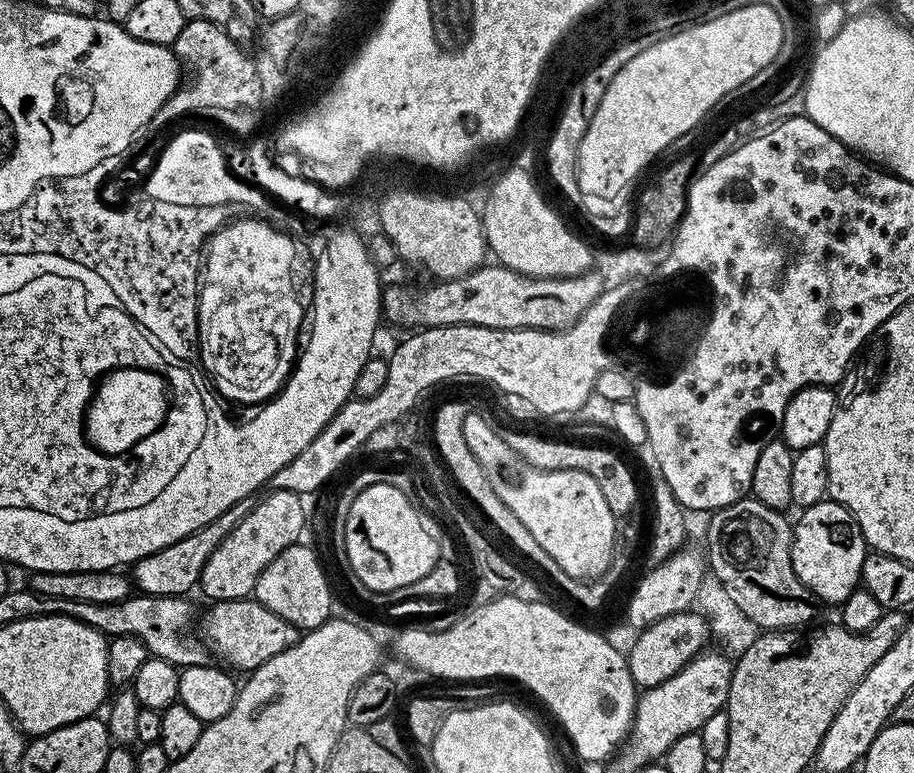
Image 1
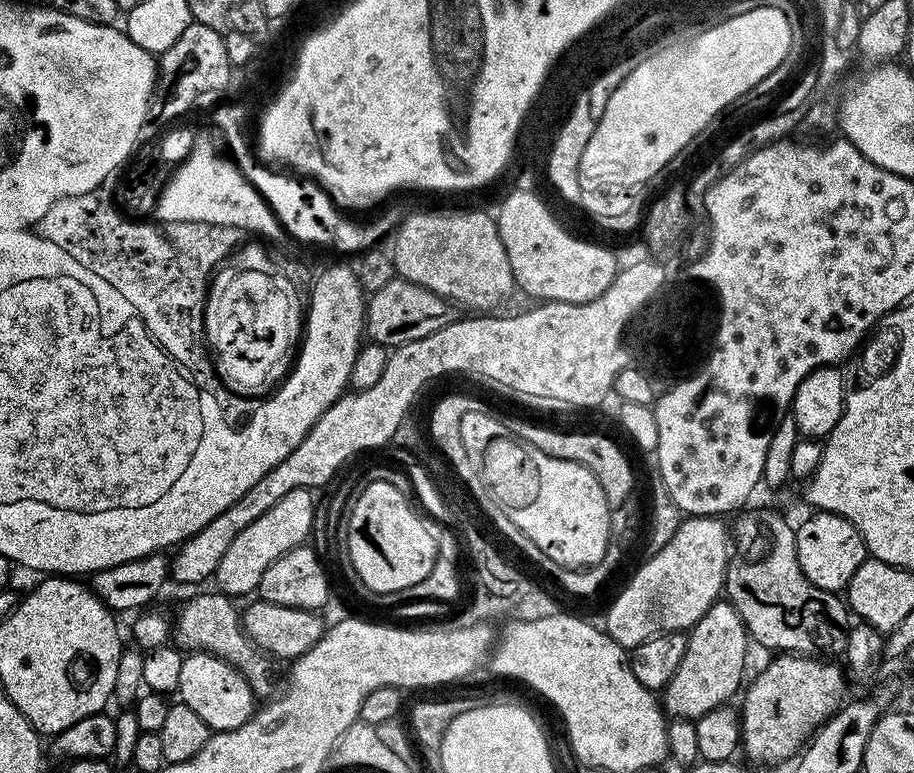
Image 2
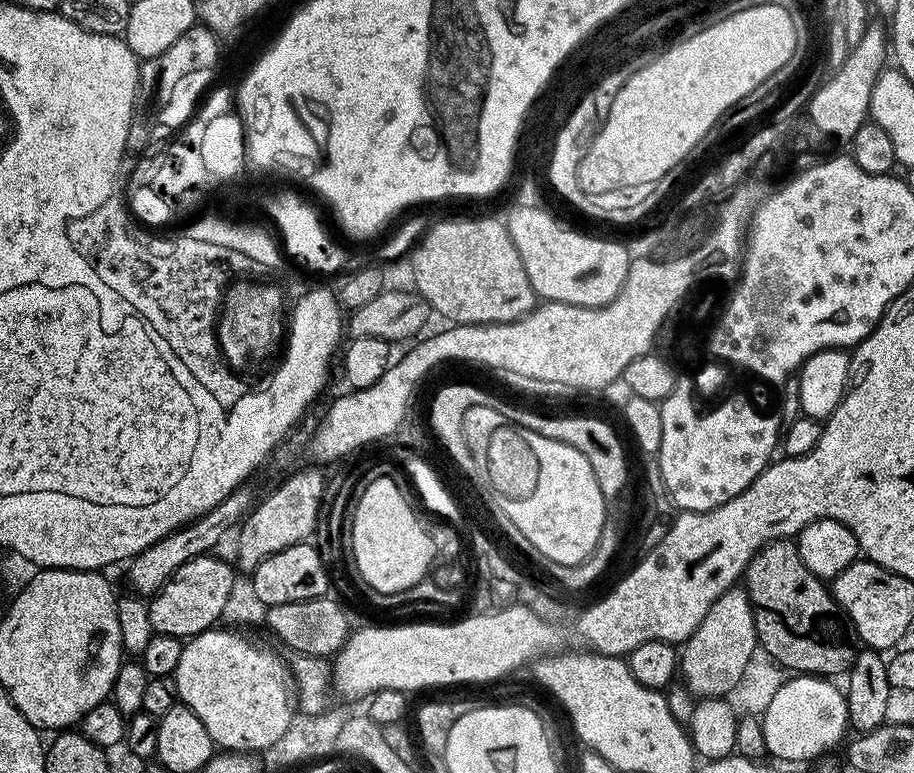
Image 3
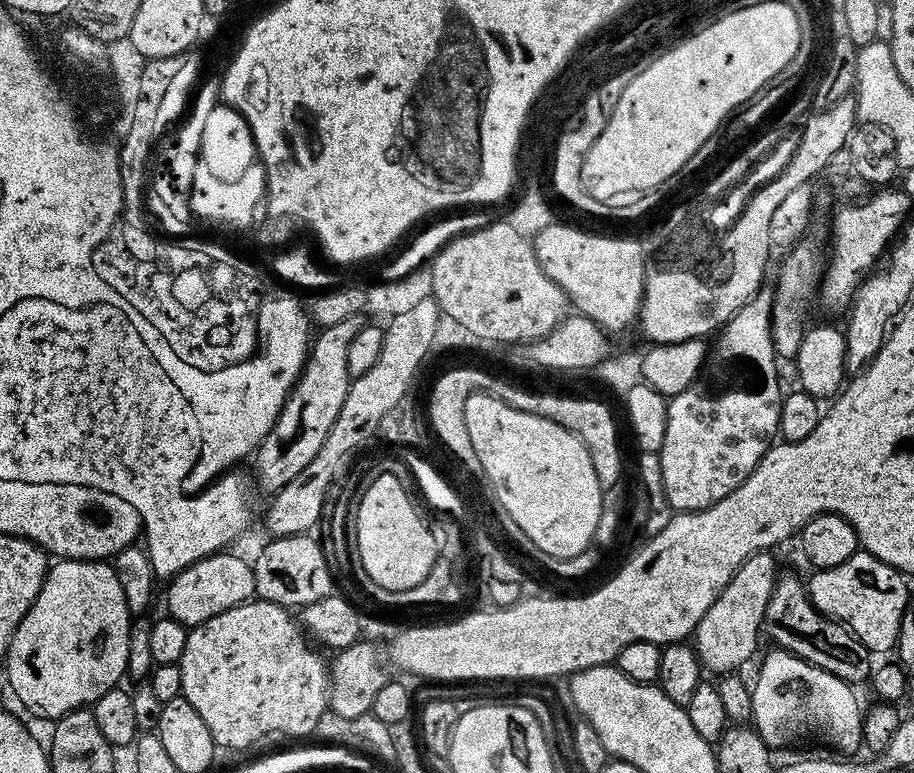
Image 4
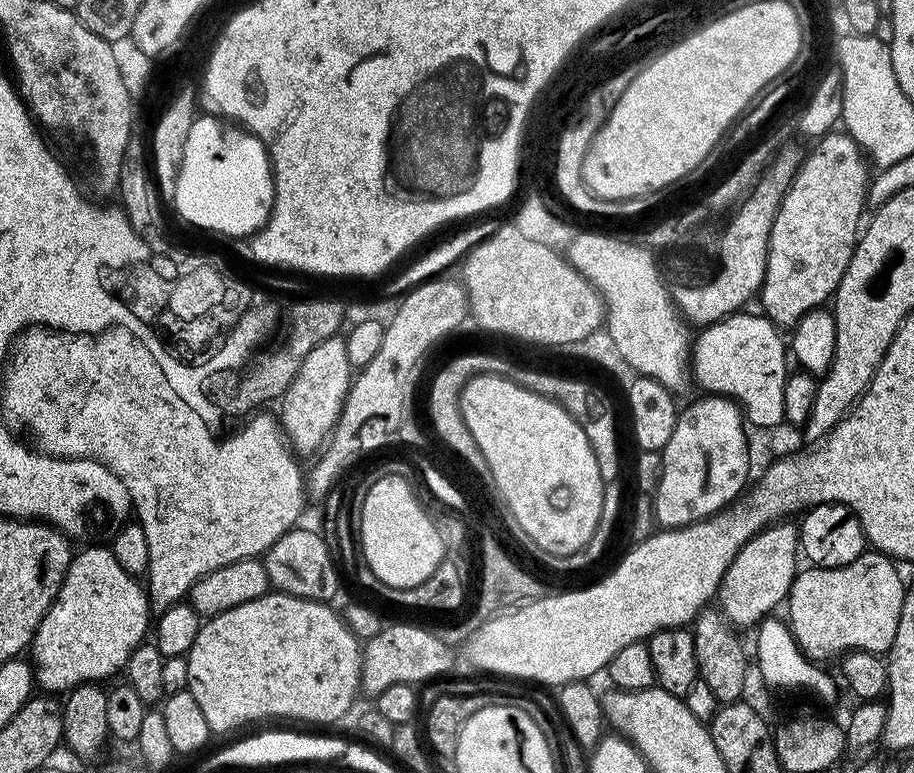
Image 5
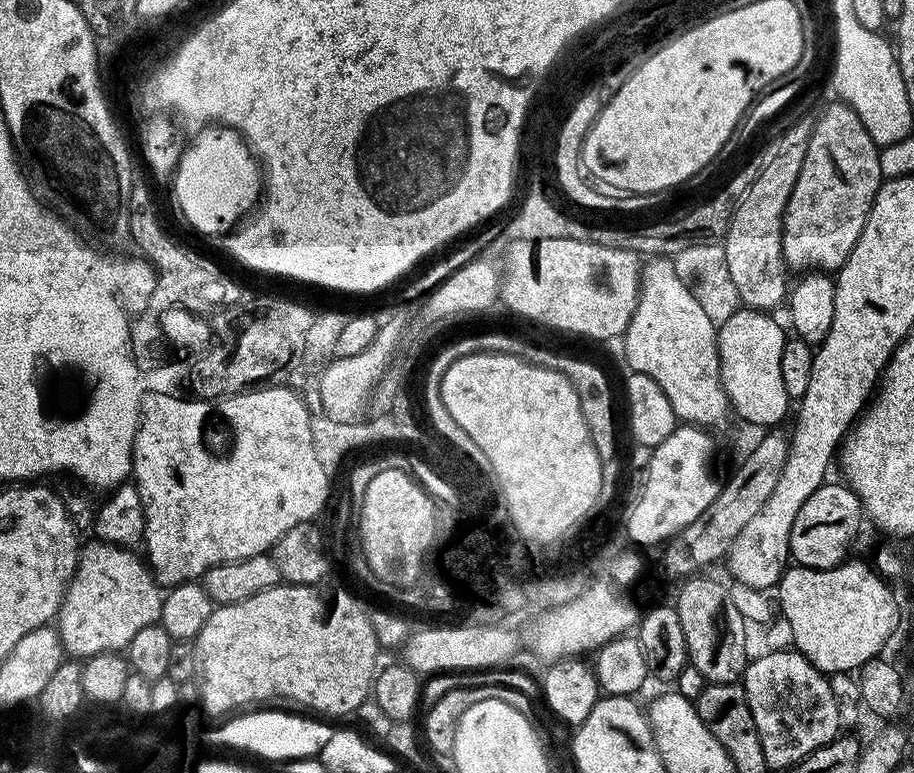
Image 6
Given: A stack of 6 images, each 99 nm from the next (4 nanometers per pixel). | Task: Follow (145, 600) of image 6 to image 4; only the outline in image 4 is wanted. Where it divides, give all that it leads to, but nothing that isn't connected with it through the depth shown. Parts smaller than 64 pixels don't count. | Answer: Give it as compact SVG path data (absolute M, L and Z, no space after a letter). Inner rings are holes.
M57 559L49 567L48 573L44 576L42 586L38 590L38 596L26 610L22 622L14 630L12 641L8 643L8 654L3 657L4 672L8 675L8 684L12 687L14 695L20 699L20 704L28 712L33 712L36 716L41 716L44 720L55 722L61 716L68 715L76 709L87 709L89 706L101 700L102 697L112 688L117 687L125 679L127 670L127 651L130 648L130 634L133 623L126 606L126 594L122 594L122 582L118 582L118 574L112 569L111 563L103 560L66 560Z

